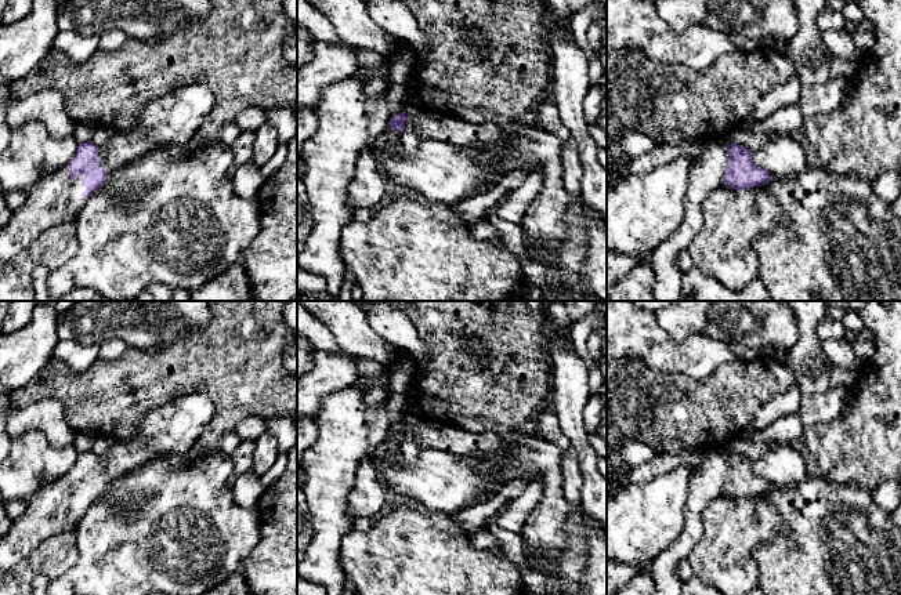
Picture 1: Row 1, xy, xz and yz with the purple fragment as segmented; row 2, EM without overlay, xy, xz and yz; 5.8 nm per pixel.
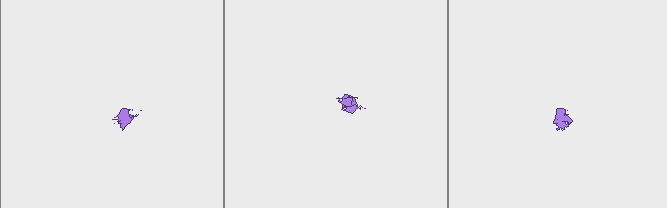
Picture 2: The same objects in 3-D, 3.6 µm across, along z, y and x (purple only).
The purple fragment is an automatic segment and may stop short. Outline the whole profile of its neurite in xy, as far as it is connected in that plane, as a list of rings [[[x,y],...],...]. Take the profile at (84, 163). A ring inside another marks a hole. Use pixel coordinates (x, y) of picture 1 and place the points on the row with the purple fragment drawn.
[[[188,84],[148,102],[138,123],[126,131],[115,133],[104,146],[98,148],[93,141],[79,144],[72,160],[64,168],[40,177],[26,192],[26,202],[12,211],[10,222],[0,228],[0,260],[14,258],[43,231],[75,217],[111,171],[142,153],[191,142],[213,105],[214,97],[209,87]]]

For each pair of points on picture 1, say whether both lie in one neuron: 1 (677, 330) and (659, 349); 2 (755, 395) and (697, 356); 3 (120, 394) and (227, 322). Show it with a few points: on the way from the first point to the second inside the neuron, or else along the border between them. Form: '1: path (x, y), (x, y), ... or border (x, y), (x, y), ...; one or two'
1: border (654, 315), (658, 325), (676, 341), (702, 334); two
2: border (735, 359), (722, 363), (704, 378), (683, 376); two
3: path (147, 378), (172, 376), (201, 348); one

